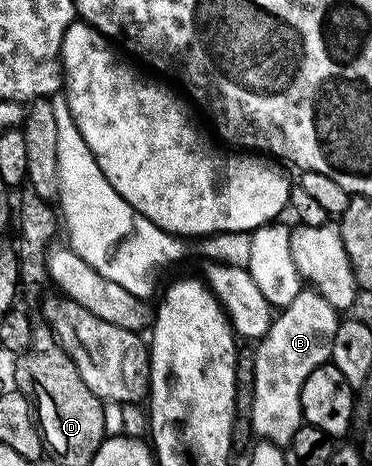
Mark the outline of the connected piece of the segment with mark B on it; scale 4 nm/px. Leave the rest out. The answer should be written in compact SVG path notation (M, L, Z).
M300 289L297 297L293 297L293 301L289 301L289 305L272 318L271 328L258 340L255 347L255 392L251 430L260 440L287 445L290 444L293 433L297 433L297 429L303 426L301 385L305 385L305 377L309 377L313 369L330 360L333 337L340 322L340 312L336 311L333 305L329 305L322 293L314 289Z

